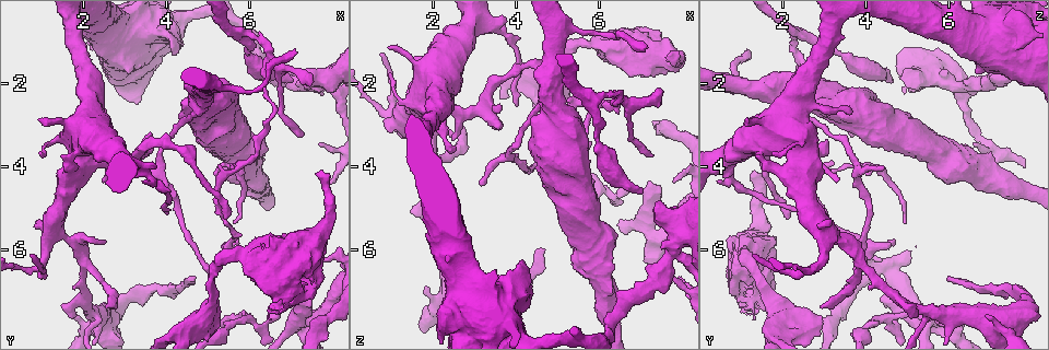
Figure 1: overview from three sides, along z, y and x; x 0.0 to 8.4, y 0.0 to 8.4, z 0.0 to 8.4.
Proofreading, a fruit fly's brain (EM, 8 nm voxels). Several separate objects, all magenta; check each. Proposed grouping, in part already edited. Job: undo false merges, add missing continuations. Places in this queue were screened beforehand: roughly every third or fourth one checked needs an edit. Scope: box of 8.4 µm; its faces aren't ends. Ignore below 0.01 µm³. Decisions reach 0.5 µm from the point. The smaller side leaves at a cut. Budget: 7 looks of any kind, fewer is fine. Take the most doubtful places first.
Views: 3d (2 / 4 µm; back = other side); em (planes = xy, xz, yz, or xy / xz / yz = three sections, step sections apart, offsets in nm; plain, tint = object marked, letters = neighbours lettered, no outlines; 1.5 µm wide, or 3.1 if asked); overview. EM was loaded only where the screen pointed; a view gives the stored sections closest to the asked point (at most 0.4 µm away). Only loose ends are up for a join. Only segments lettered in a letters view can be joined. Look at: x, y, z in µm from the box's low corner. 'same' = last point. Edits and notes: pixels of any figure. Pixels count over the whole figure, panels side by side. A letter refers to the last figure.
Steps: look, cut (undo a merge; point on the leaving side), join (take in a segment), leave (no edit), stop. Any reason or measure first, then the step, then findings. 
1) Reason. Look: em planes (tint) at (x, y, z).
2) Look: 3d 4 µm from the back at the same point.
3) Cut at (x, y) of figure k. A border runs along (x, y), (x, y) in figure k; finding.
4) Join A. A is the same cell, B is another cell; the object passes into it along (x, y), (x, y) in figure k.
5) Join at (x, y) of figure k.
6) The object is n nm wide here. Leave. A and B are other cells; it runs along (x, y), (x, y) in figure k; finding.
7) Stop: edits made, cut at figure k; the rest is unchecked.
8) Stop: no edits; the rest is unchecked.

Free end. Look: 3d 2 µm at (7.75, 4.15, 1.25).

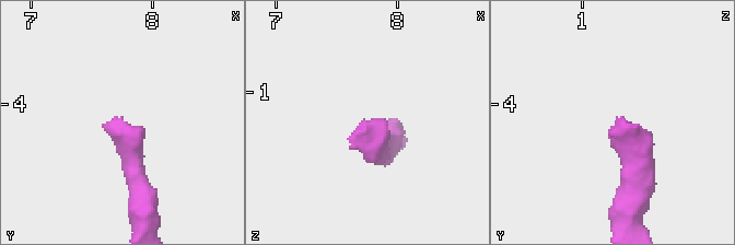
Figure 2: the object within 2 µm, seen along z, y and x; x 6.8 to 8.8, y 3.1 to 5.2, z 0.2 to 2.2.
Look: em planes (plain) at (7.74, 4.08, 1.28).

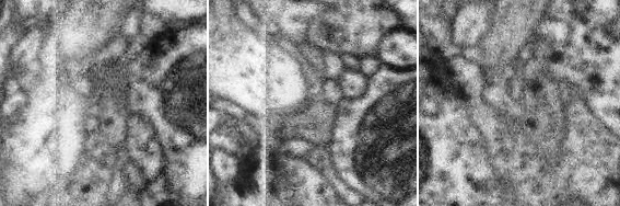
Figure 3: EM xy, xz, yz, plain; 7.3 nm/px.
What lies round it. Look: em planes (letters) at the same point.

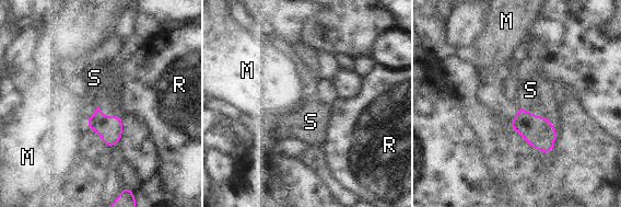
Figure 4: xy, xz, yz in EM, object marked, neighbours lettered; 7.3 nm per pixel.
Join S. S is the same cell, M and R are other cells; the object passes into it along (538, 131), (535, 115), (530, 90) in figure 4; the cell continues.

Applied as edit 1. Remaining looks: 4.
Look: overview.

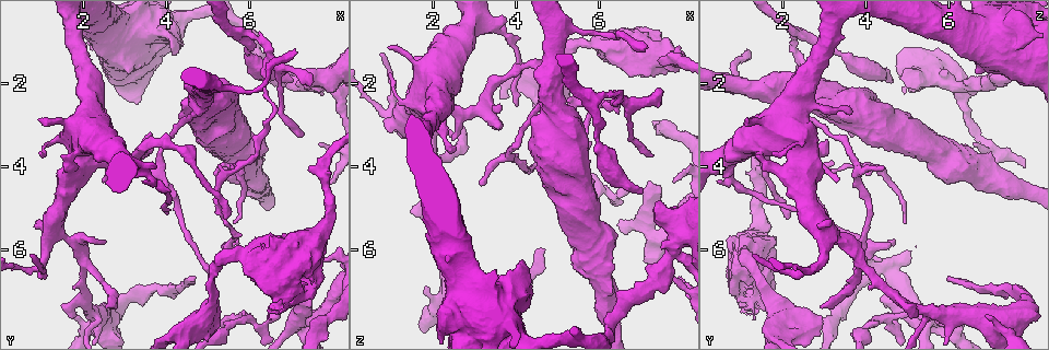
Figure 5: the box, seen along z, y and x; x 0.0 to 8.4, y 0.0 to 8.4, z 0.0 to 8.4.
Thick end. Look: em planes (letters) at (7.25, 7.20, 4.35).

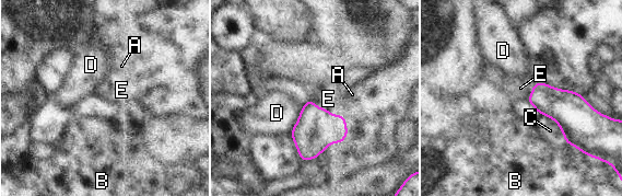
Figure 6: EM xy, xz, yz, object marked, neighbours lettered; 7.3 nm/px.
The object is 220 nm wide here. Join E. E is the same cell, A, B, C and D are other cells; the object passes into it along (316, 128), (326, 108), (336, 96) in figure 6; it goes on there.

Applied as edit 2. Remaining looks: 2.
Stop: edits made, join at figure 4, join at figure 6; the rest is unchecked.

